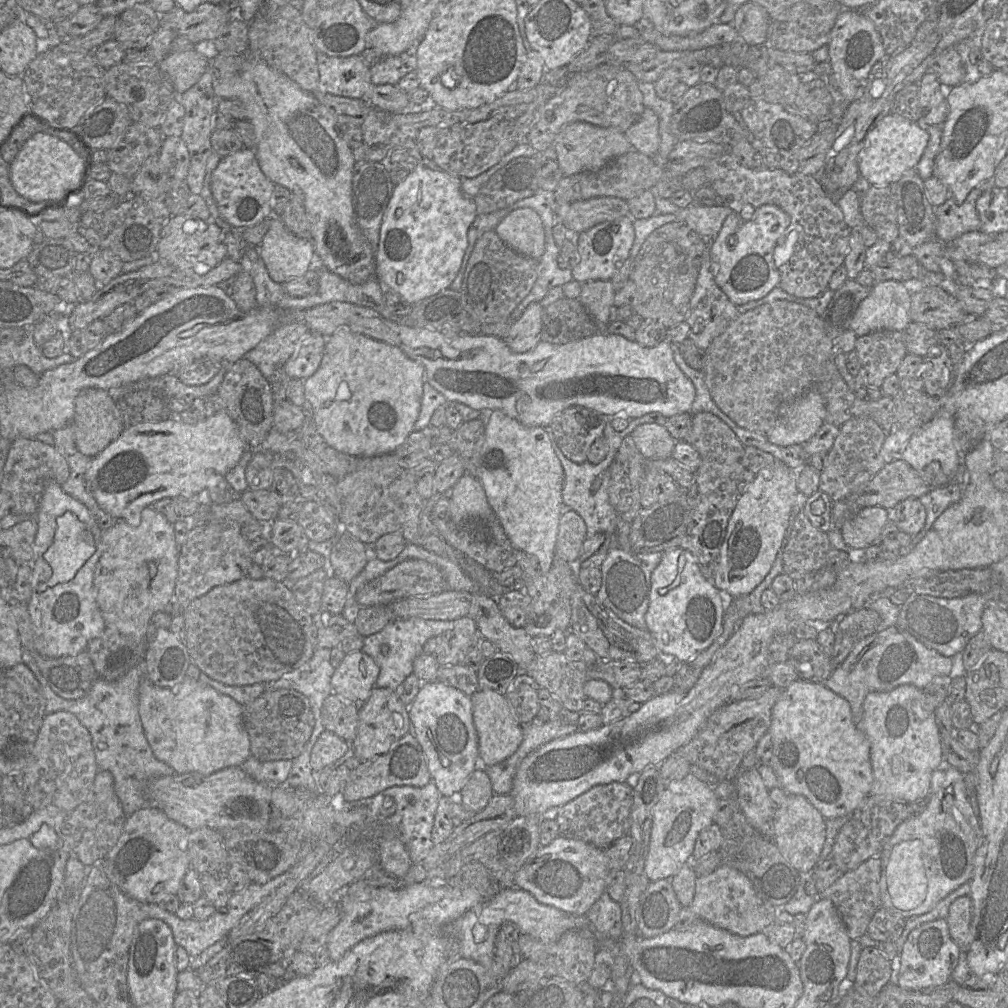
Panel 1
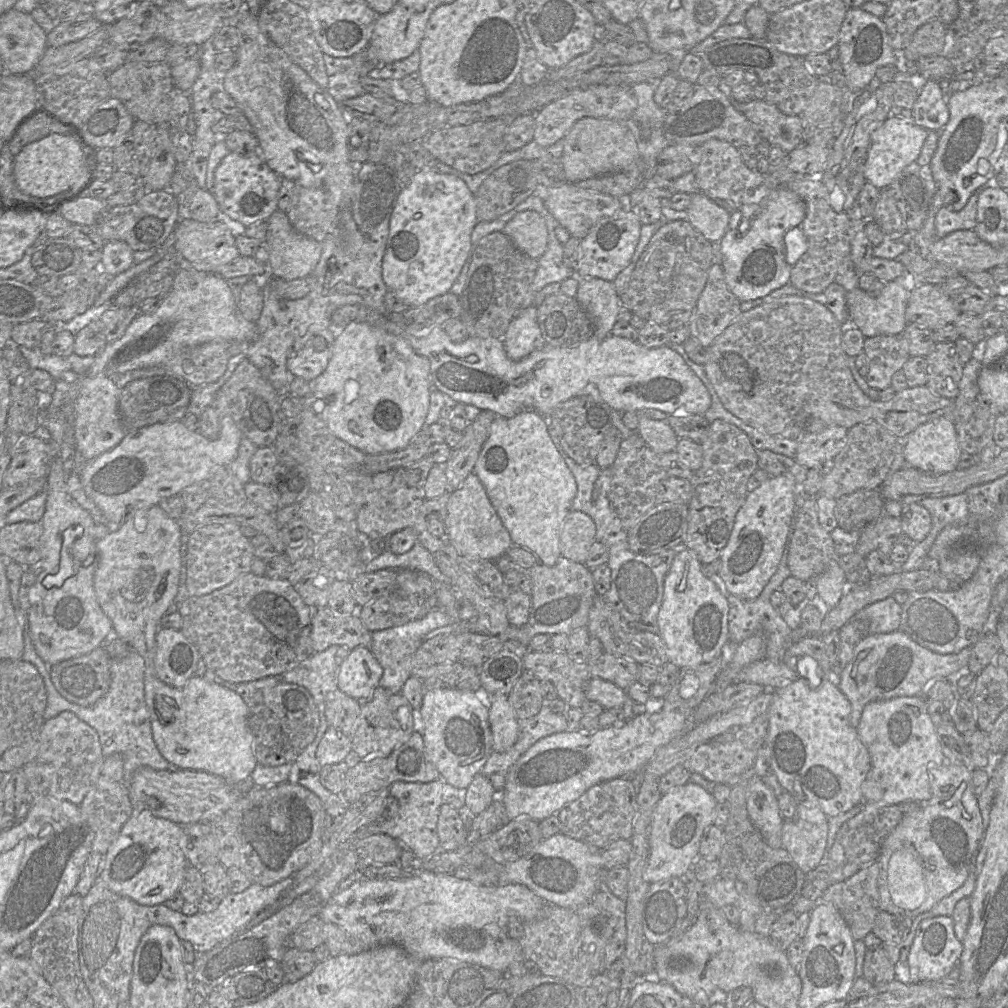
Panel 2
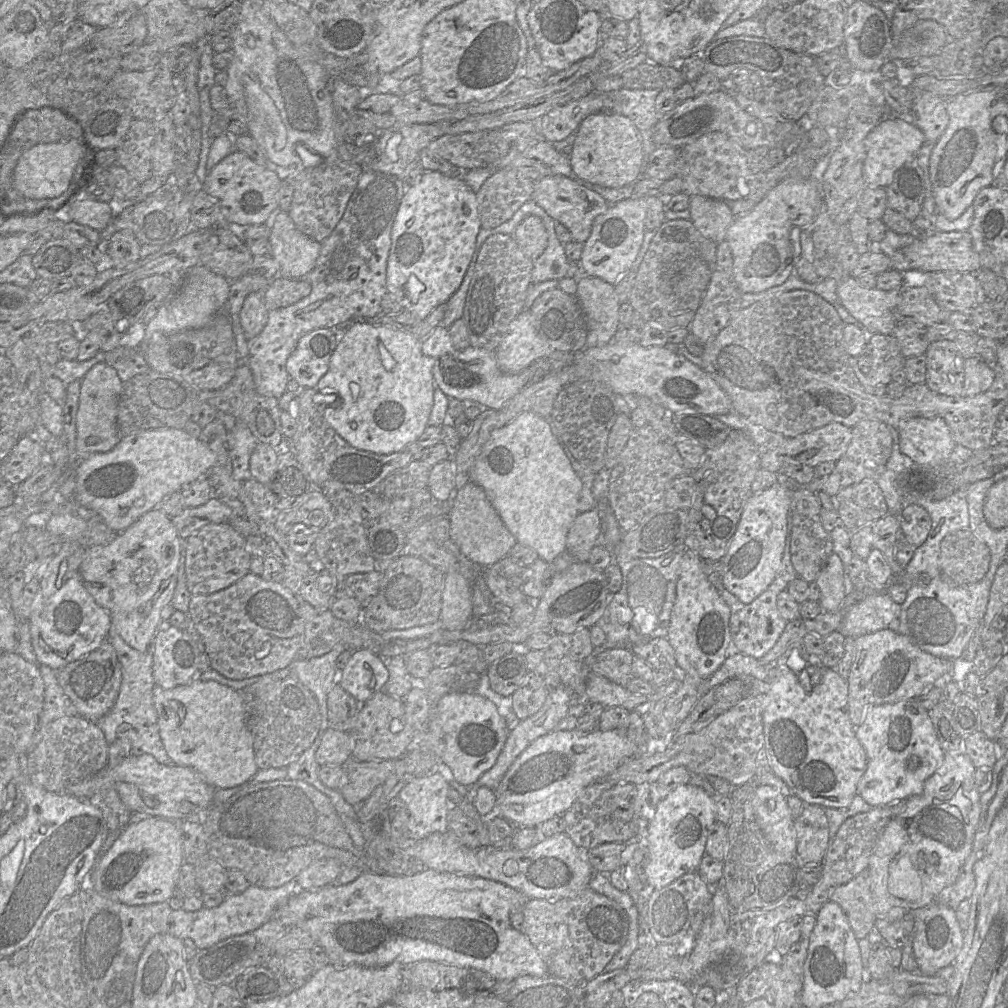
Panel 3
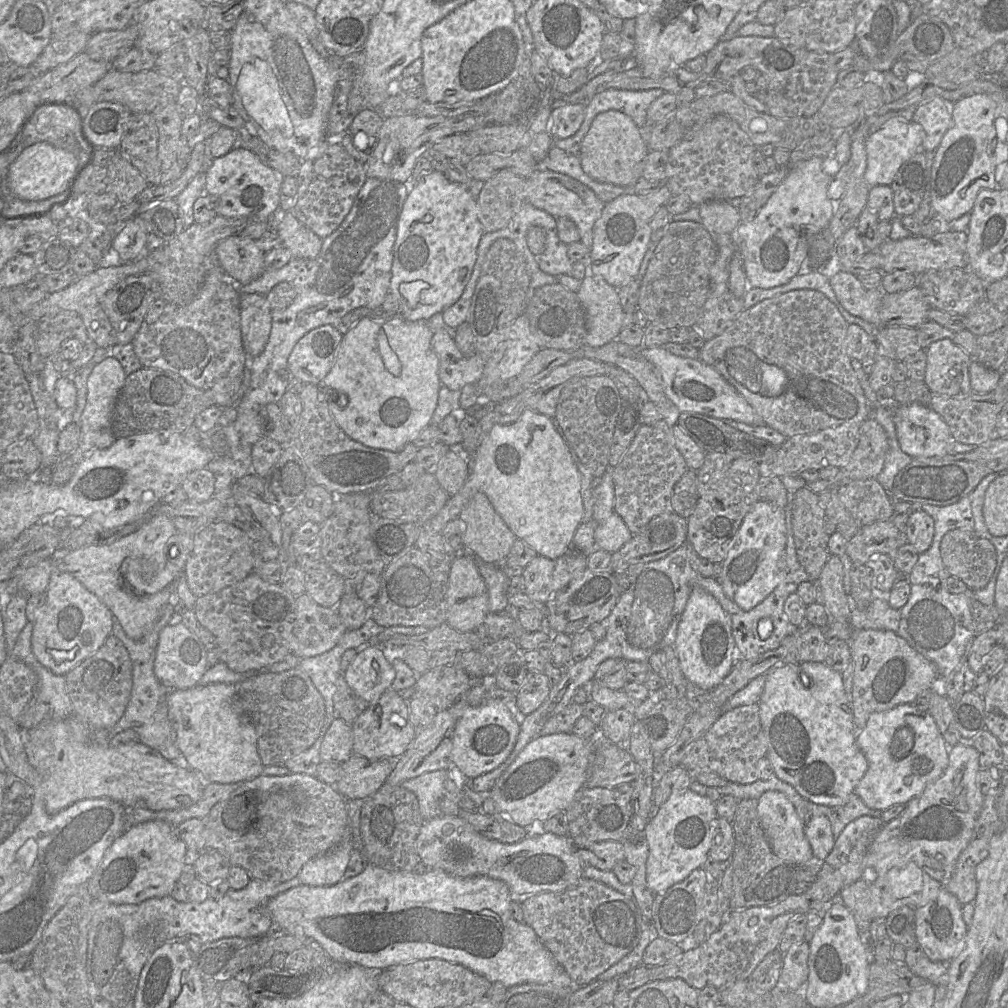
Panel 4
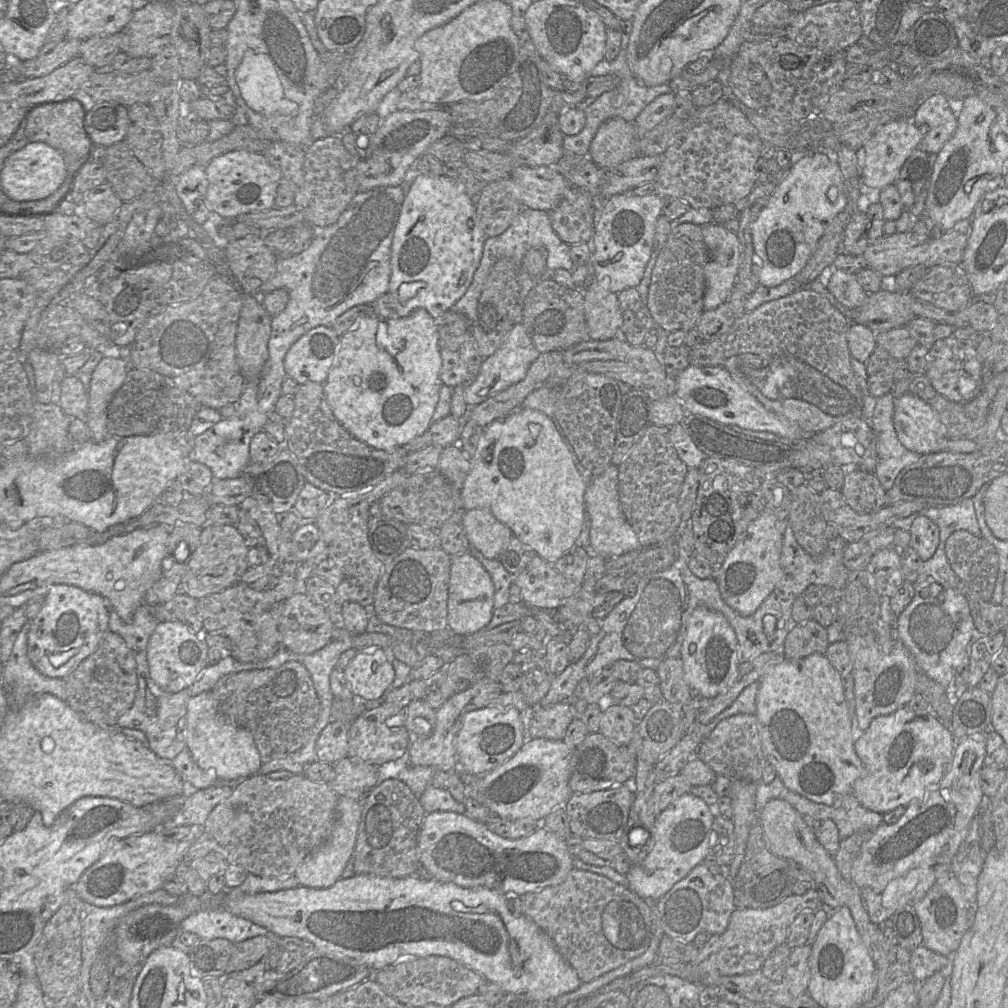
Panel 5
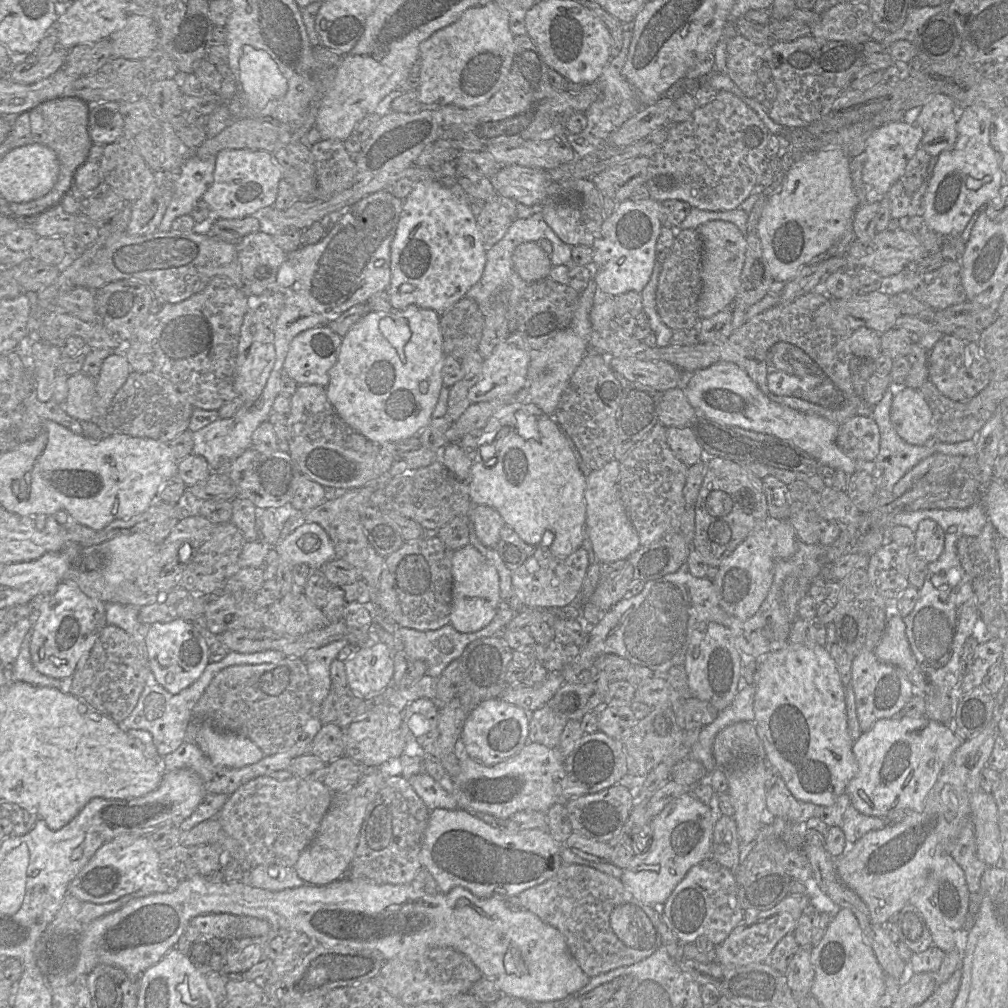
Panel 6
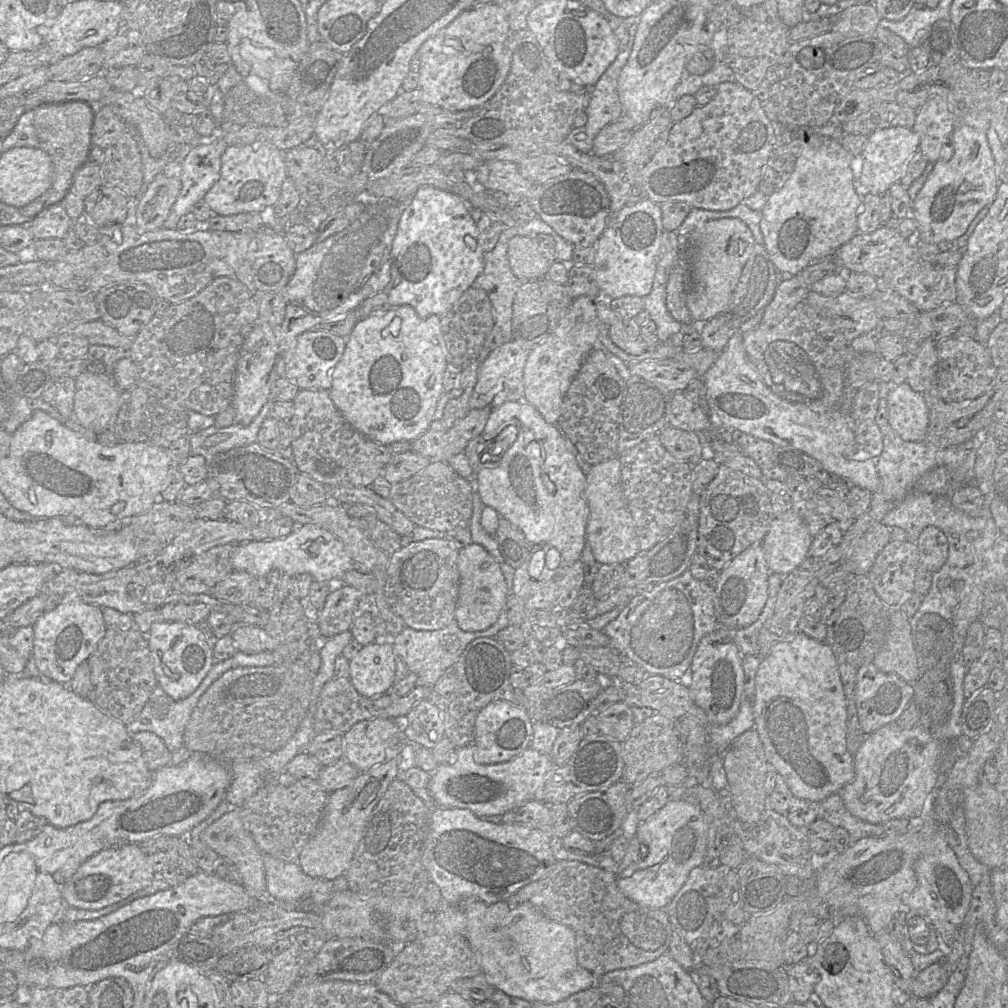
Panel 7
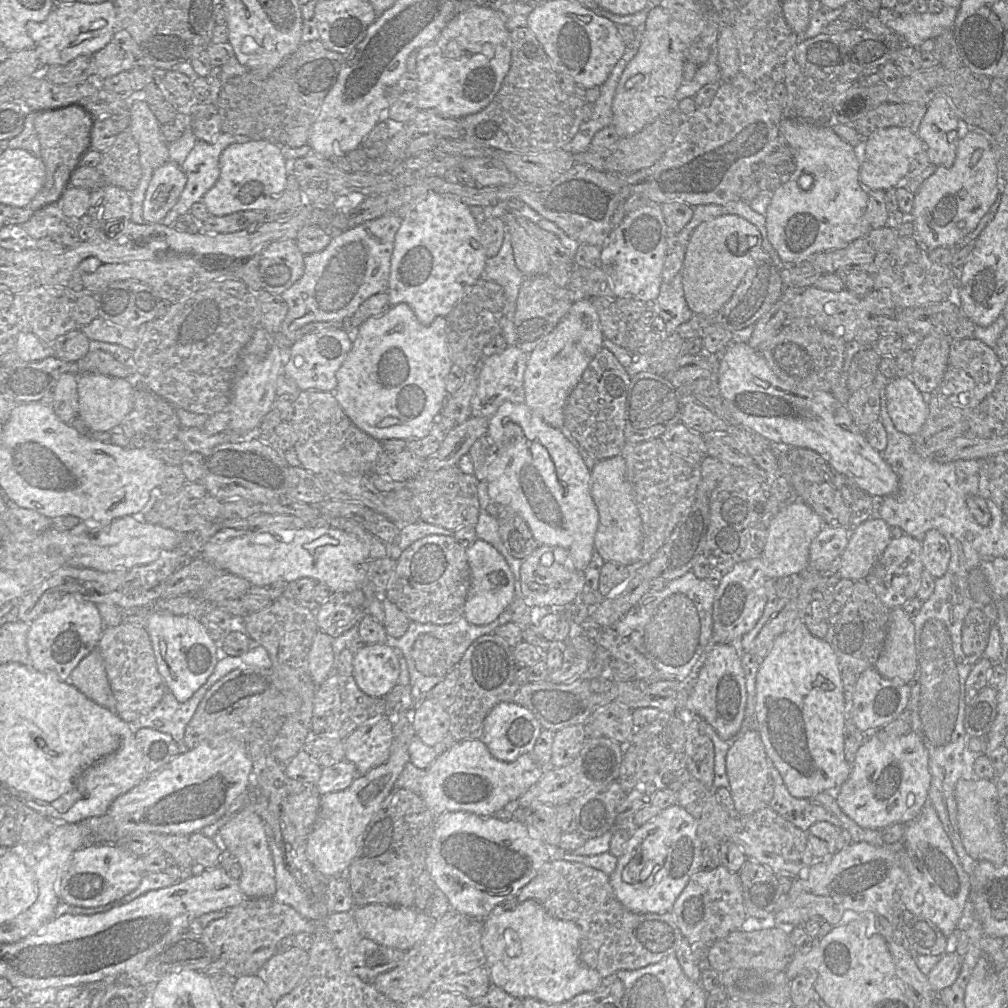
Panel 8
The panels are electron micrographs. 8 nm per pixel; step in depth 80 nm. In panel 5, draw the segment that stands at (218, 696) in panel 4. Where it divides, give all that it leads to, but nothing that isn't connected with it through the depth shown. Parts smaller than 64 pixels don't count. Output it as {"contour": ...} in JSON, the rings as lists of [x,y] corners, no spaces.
{"contour":[[[211,691],[202,692],[187,701],[183,734],[186,748],[196,764],[203,770],[212,771],[220,781],[219,783],[236,783],[244,778],[258,774],[262,763],[251,732],[235,724],[219,710]]]}

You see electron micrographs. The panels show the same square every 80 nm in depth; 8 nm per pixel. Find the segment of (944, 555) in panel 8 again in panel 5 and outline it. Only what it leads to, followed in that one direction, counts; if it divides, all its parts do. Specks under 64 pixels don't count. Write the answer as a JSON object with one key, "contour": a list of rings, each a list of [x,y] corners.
{"contour":[[[918,515],[909,530],[912,546],[923,561],[930,559],[939,544],[939,527],[928,517]]]}

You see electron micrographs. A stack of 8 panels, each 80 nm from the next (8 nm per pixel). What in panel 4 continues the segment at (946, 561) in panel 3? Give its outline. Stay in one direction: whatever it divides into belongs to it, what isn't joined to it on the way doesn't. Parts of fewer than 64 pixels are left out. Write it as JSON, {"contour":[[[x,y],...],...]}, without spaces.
{"contour":[[[954,529],[941,541],[941,558],[949,574],[962,580],[970,590],[984,588],[997,563],[993,544],[974,531]]]}

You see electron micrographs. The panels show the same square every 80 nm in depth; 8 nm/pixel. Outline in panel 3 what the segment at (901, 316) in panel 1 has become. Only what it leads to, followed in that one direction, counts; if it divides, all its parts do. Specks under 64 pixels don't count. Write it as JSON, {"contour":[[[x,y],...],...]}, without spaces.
{"contour":[[[852,276],[838,282],[841,304],[869,333],[892,333],[897,326],[894,309],[900,301],[901,290],[865,289]]]}

